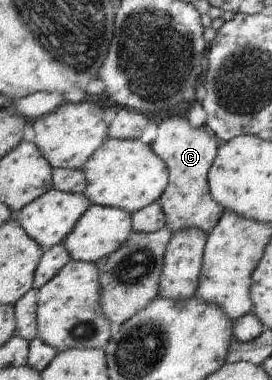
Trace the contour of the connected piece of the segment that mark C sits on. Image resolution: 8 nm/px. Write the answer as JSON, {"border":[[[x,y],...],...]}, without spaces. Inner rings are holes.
{"border":[[[178,116],[162,120],[157,126],[156,134],[151,145],[170,170],[169,184],[159,200],[167,216],[170,230],[175,233],[187,228],[199,228],[209,235],[226,211],[213,198],[208,182],[209,171],[215,164],[222,141],[215,138],[215,133],[210,134],[205,130],[205,126],[194,128],[187,118]]]}

